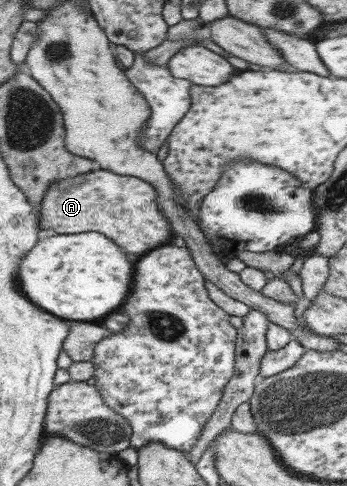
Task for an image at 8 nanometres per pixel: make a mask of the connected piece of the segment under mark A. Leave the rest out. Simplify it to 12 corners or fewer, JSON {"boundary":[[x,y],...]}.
{"boundary":[[93,171],[52,184],[39,229],[97,231],[143,255],[173,231],[149,183]]}

